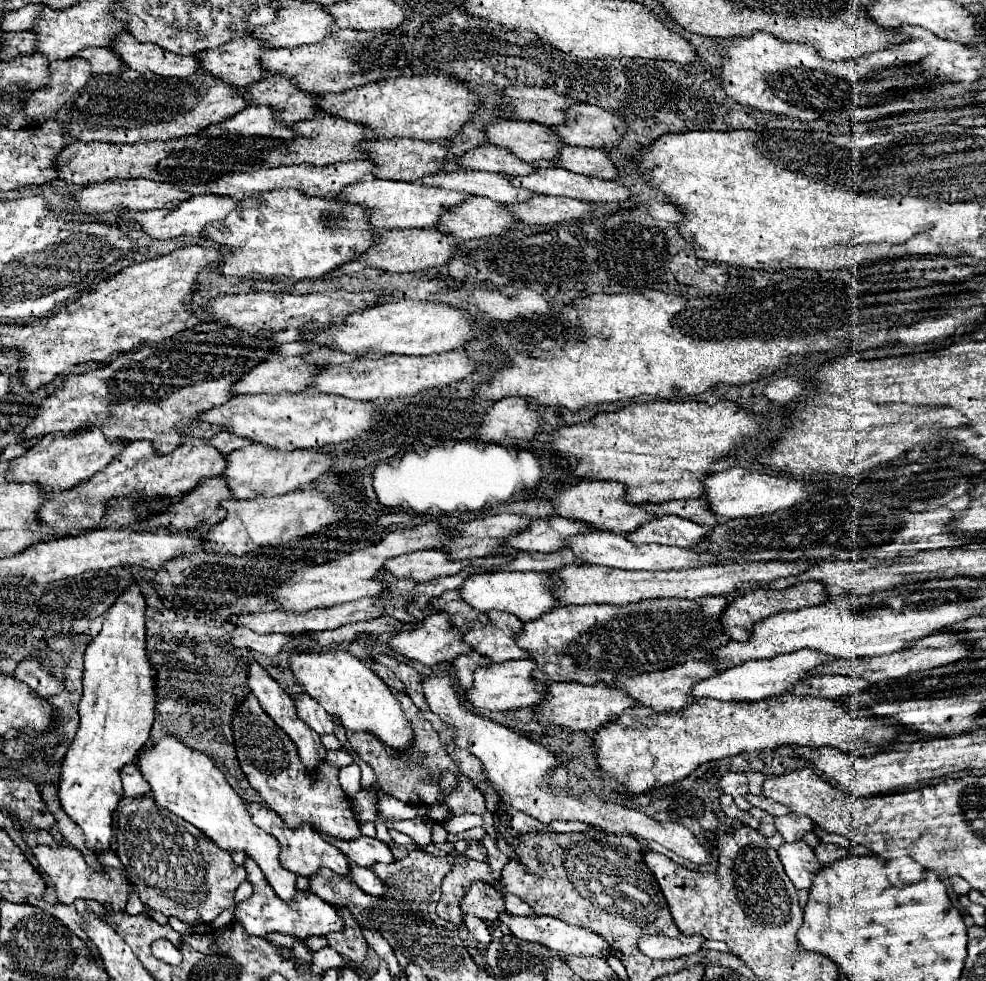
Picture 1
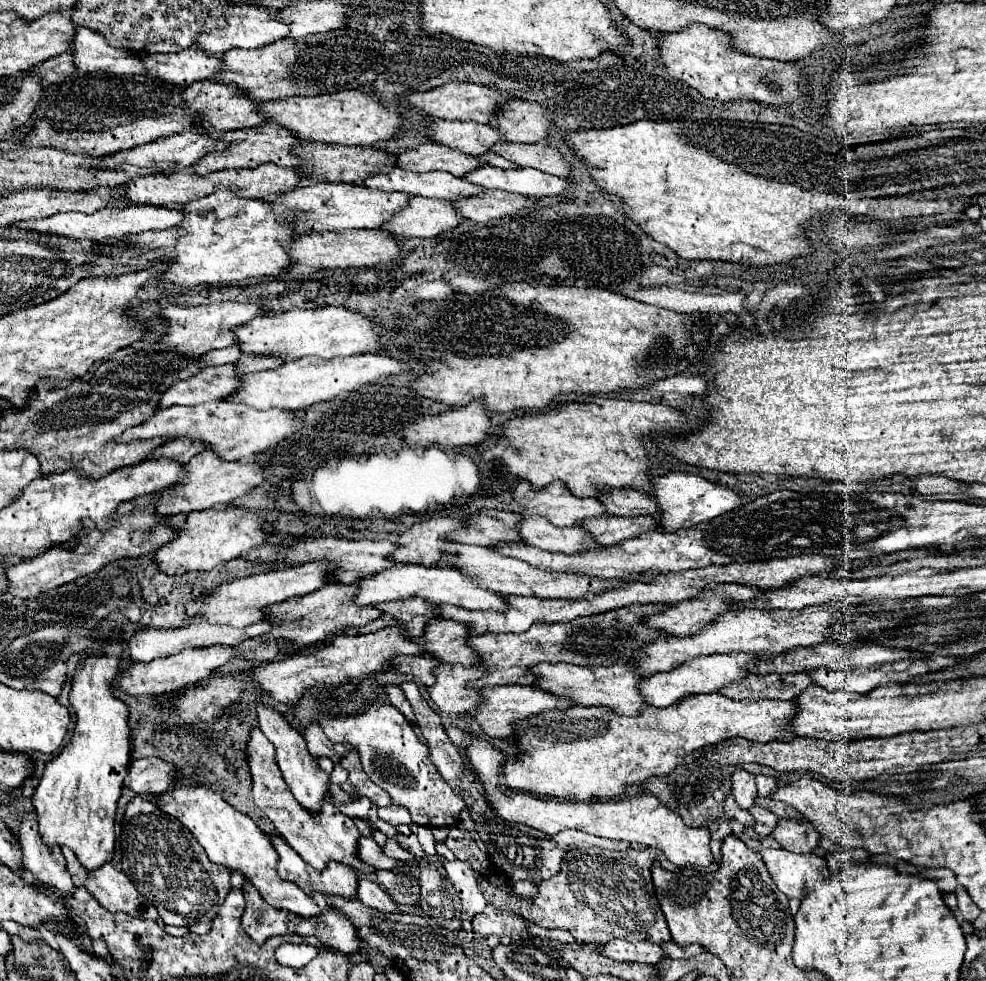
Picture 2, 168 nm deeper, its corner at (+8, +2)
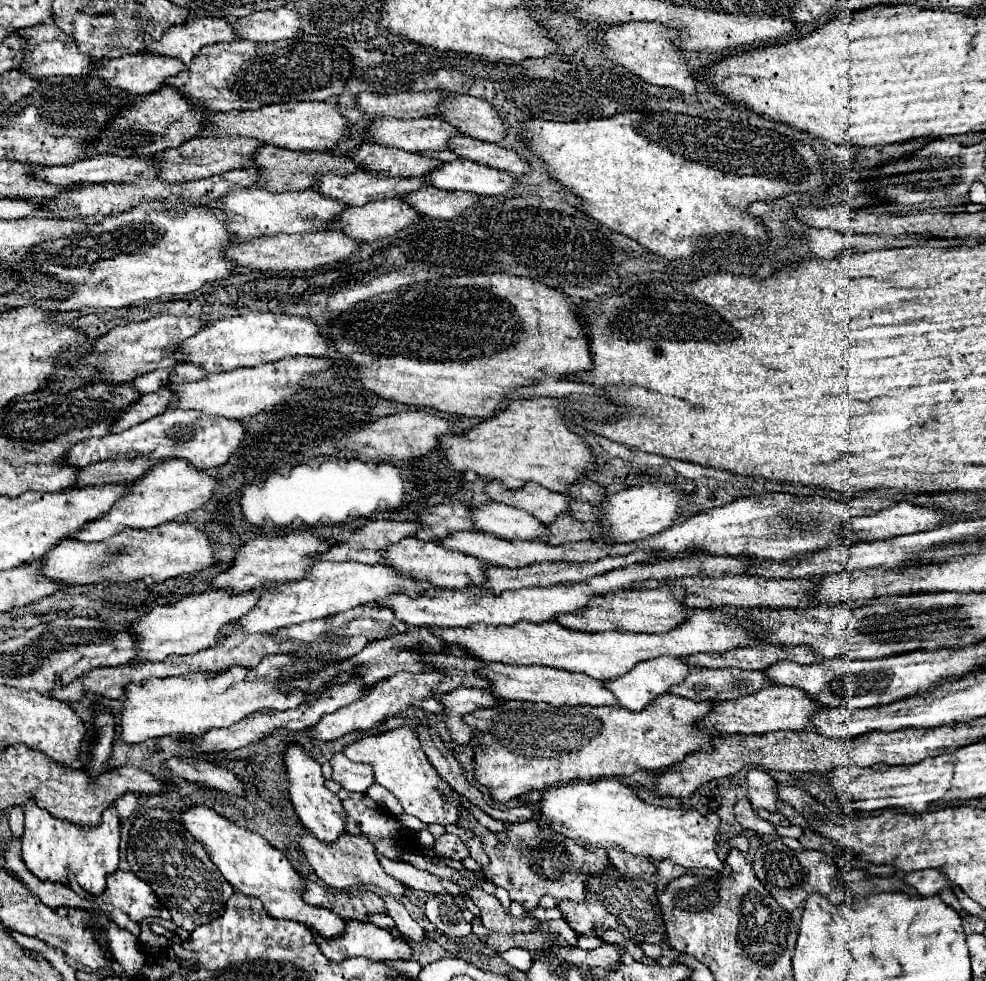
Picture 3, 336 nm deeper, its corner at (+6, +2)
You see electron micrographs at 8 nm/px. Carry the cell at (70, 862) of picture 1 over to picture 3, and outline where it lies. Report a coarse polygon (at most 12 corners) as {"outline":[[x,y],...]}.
{"outline":[[68,872],[79,896],[104,900],[130,920],[171,919],[168,909],[132,872],[106,876],[106,890],[96,897]]}

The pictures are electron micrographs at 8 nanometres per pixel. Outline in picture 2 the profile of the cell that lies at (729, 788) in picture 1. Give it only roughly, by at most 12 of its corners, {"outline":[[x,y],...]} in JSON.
{"outline":[[746,770],[732,776],[732,794],[740,808],[756,804],[756,780]]}

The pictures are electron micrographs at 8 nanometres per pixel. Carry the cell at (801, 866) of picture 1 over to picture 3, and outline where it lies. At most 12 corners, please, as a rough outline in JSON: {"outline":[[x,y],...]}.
{"outline":[[780,842],[756,850],[752,868],[788,912],[812,892],[832,904],[834,860],[816,850],[794,852]]}

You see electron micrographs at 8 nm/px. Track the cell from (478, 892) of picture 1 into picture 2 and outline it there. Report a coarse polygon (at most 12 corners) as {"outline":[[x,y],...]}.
{"outline":[[488,906],[472,920],[482,936],[526,940],[528,924]]}

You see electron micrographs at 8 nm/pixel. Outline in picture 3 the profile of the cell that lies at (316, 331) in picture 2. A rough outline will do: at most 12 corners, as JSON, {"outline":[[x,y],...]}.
{"outline":[[312,318],[208,322],[172,356],[208,372],[326,356]]}

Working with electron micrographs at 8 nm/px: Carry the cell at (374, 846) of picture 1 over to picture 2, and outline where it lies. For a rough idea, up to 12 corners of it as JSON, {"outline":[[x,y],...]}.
{"outline":[[374,838],[358,842],[358,854],[376,870],[412,870],[410,862],[382,852]]}

